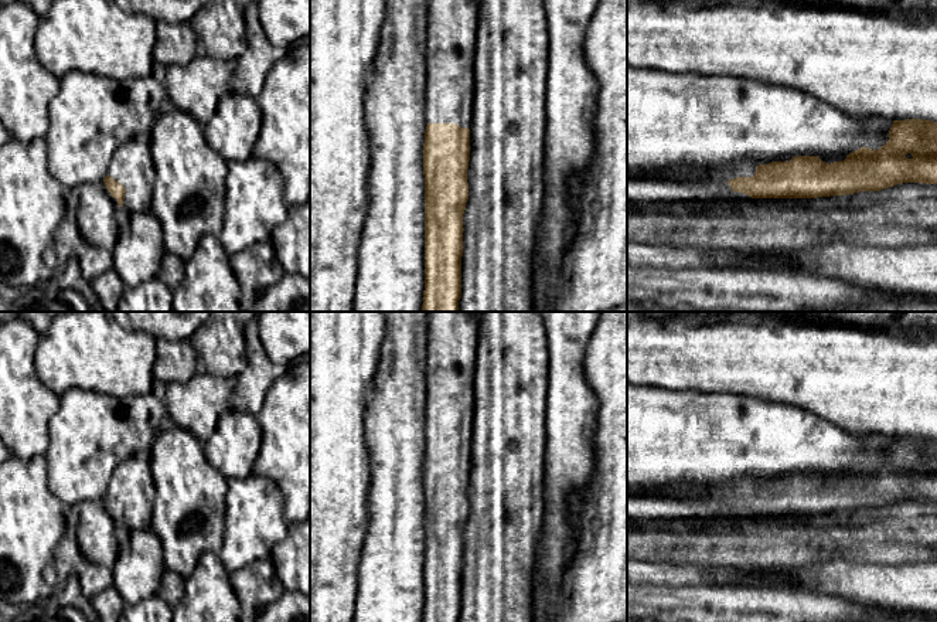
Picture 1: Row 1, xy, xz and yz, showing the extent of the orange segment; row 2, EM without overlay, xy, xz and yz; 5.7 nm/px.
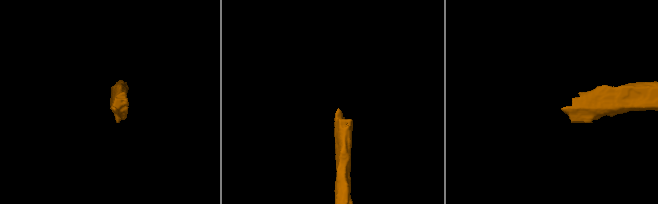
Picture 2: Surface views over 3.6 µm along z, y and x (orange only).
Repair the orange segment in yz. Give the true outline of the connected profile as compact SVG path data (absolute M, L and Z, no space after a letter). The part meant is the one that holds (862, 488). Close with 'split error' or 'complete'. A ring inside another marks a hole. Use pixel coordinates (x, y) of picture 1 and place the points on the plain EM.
M893 438L889 458L872 468L861 465L831 482L818 473L756 483L746 479L728 485L677 483L628 487L636 496L674 499L726 499L732 509L752 516L817 516L859 509L879 509L902 500L937 502L937 439Z | split error

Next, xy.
M134 455L119 463L103 500L120 524L150 528L156 486L147 456Z | split error

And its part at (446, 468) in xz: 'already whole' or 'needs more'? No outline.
needs more

